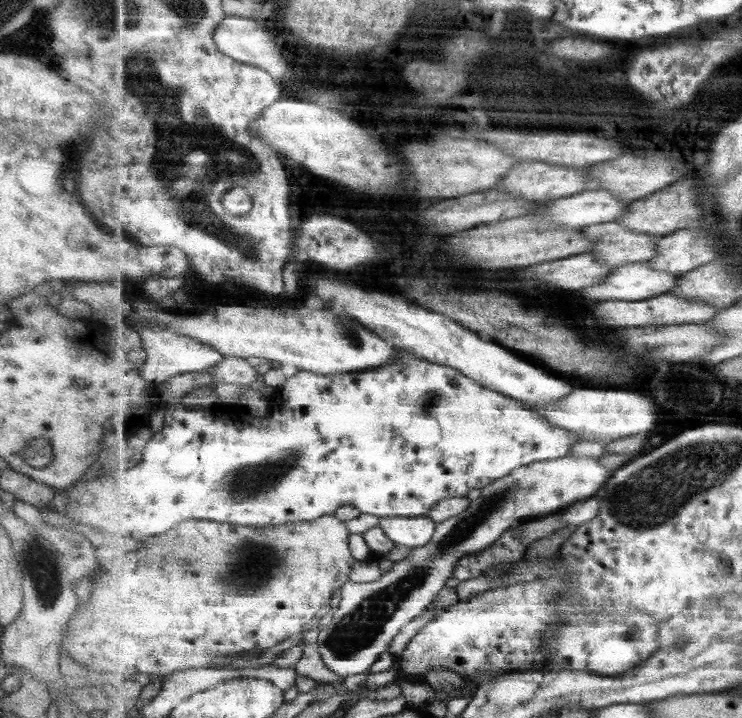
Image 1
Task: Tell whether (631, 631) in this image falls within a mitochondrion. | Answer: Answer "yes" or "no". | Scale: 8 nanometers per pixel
yes

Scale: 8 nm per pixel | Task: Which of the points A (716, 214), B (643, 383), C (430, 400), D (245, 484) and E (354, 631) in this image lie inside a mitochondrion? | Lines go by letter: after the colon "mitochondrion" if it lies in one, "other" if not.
A: other
B: other
C: mitochondrion
D: mitochondrion
E: mitochondrion

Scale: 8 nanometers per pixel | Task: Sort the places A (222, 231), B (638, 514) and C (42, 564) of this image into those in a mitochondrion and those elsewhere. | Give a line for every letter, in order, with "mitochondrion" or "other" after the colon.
A: mitochondrion
B: mitochondrion
C: mitochondrion

